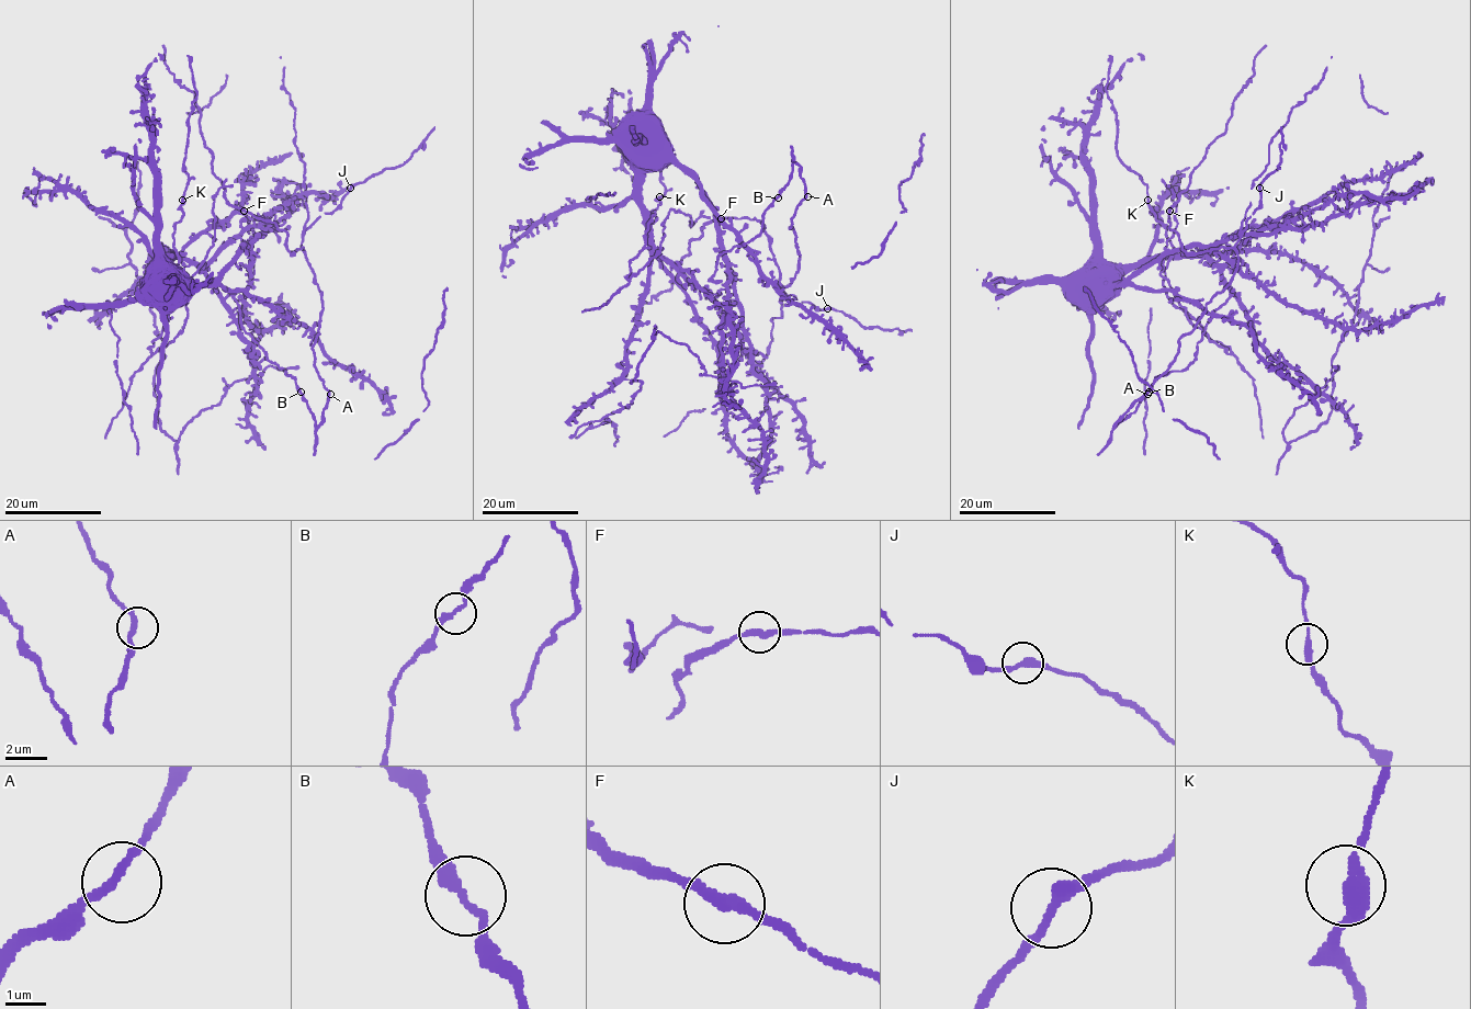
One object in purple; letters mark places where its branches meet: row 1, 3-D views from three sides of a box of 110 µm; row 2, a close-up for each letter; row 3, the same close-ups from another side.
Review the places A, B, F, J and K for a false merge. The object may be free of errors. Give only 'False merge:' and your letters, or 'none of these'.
False merge: F

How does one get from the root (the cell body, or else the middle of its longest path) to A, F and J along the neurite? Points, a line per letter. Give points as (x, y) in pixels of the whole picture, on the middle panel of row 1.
A: (648, 146), (641, 177), (648, 242), (700, 287), (720, 254), (760, 231), (793, 162), (807, 196)
F: (648, 146), (648, 242), (700, 287), (760, 231), (796, 162), (791, 283), (758, 220), (721, 218)
J: (648, 146), (648, 242), (700, 287), (720, 254), (760, 231), (796, 162), (799, 270), (779, 290), (827, 308)

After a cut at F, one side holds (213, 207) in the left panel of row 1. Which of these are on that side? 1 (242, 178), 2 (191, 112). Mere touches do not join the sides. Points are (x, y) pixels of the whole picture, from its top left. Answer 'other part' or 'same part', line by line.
1: same part
2: same part

